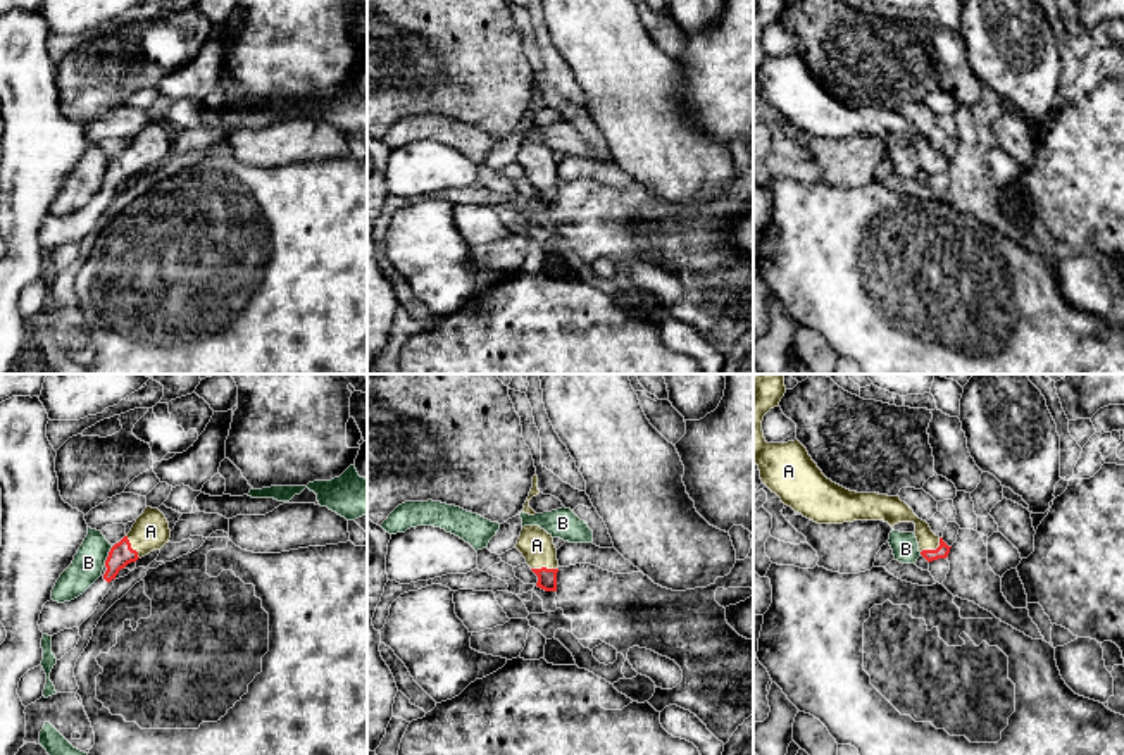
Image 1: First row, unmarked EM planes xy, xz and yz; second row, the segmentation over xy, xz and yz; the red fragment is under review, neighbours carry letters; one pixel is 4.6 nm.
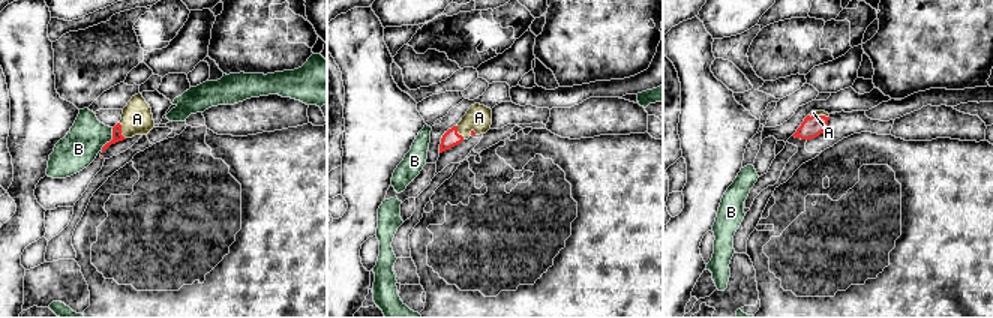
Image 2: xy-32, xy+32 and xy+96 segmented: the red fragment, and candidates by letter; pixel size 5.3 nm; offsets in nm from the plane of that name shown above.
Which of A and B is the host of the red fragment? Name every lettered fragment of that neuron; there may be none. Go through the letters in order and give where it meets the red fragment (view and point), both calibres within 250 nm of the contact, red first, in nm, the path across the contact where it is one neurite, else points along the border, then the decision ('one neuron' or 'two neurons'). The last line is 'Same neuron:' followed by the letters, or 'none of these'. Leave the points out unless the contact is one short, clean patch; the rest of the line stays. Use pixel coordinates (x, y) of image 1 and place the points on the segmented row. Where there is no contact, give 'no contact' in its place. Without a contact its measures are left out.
A: meets red in xz at (543, 567); 100 nm thick on the red side, 160 nm on the other; runs through xz (547, 578), (543, 567), (537, 545); one neuron
B: meets red in xy at (109, 555); 110 nm thick on the red side, 150 nm on the other; two neurons
Same neuron: A

